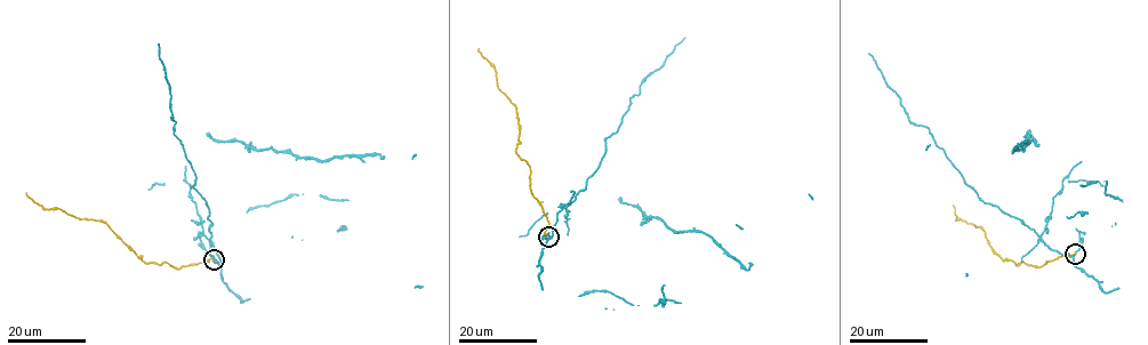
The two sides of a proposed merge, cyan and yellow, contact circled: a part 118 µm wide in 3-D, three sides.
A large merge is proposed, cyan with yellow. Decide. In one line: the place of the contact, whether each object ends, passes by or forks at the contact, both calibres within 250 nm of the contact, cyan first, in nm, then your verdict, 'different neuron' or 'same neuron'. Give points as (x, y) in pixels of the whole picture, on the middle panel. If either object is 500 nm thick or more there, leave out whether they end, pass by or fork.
(548, 237) | cyan passes by | yellow ends | 200/120 nm | different neuron

